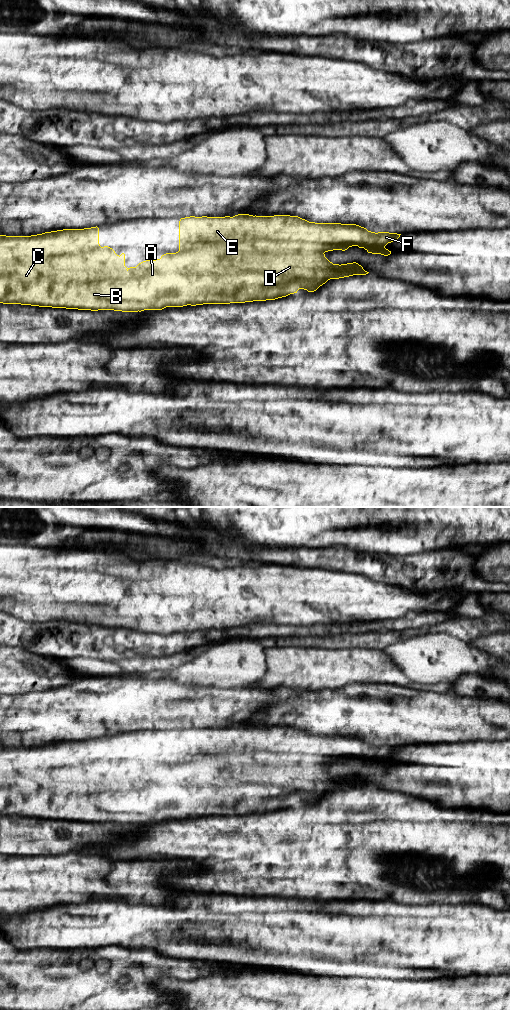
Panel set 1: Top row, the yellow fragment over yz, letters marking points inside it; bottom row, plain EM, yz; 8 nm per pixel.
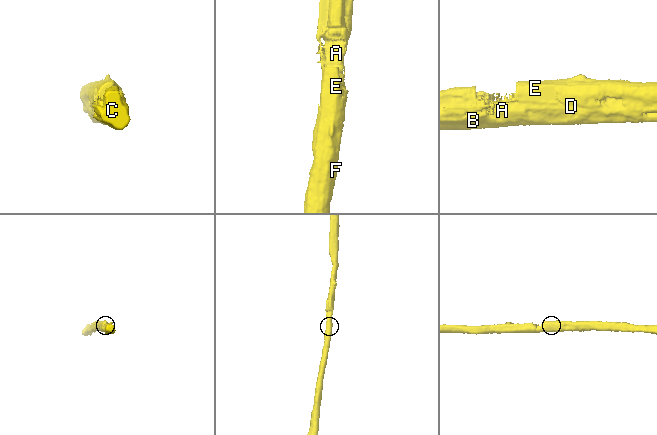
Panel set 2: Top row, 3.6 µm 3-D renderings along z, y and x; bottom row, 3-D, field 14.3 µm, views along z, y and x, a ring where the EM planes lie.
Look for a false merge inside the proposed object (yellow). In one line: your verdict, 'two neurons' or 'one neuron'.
one neuron

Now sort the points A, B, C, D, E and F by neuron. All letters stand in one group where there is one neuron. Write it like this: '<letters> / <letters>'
A B C D E F

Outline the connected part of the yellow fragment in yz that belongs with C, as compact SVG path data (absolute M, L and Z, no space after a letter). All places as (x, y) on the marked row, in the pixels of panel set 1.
M238 214L233 217L185 217L179 221L179 251L176 253L166 253L160 259L146 260L136 267L127 268L125 266L125 254L120 256L108 247L101 247L99 244L99 228L91 227L84 229L63 229L31 236L6 236L0 235L0 303L21 304L39 307L66 308L78 310L114 310L122 312L141 312L144 310L162 310L166 307L183 307L187 305L196 306L203 304L230 304L245 303L253 301L275 300L297 293L299 289L308 292L316 291L320 286L330 279L339 279L353 275L366 275L361 265L356 262L347 264L333 264L325 257L325 252L333 250L345 251L349 247L358 246L364 248L368 253L388 256L391 251L385 248L388 243L397 240L401 234L389 232L371 232L366 228L356 224L341 223L315 223L309 222L298 216L274 215L274 216L253 216L249 214Z

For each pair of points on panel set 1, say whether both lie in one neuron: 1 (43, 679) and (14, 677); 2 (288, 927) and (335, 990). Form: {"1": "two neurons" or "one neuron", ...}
{"1": "one neuron", "2": "two neurons"}

